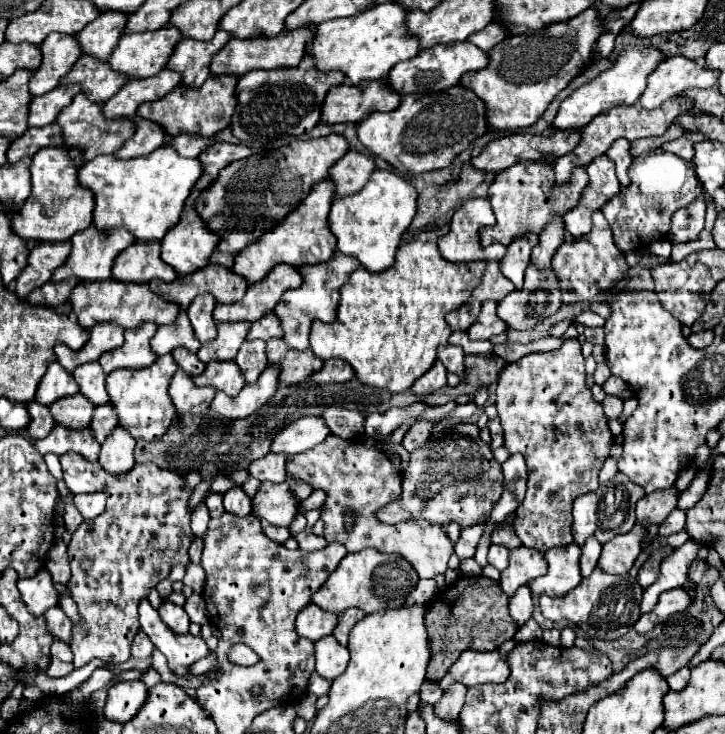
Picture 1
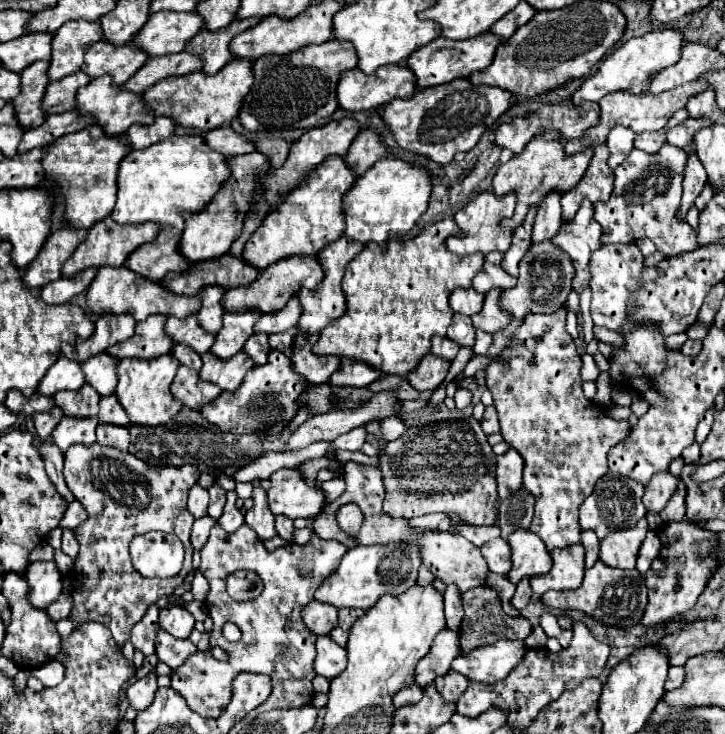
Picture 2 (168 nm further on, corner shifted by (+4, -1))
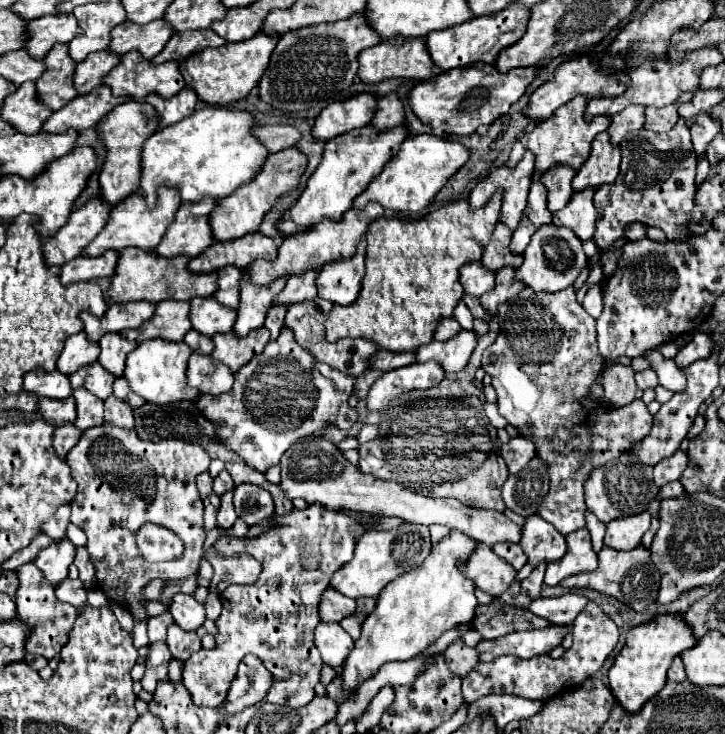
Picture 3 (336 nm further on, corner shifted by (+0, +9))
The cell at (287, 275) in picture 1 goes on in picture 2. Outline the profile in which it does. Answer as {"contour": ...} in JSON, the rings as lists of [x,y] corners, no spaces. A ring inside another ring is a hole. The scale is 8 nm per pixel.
{"contour":[[[298,255],[294,259],[282,259],[278,263],[274,263],[272,267],[266,267],[266,271],[260,271],[258,279],[248,285],[248,287],[234,287],[230,291],[224,293],[222,297],[222,307],[224,311],[258,311],[262,315],[268,315],[268,313],[276,313],[278,309],[282,309],[290,299],[292,295],[296,295],[302,287],[316,287],[324,277],[324,271],[318,263],[316,257],[306,257],[306,255]]]}

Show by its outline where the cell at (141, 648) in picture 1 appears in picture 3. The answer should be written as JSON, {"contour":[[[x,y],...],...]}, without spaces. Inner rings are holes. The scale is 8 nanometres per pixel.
{"contour":[[[166,611],[158,617],[152,617],[146,621],[148,623],[148,635],[150,635],[150,643],[156,643],[156,641],[166,641],[166,629],[168,625],[174,623],[172,615]]]}

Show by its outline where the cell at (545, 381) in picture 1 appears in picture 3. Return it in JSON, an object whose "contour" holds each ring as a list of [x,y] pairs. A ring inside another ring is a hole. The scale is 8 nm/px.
{"contour":[[[524,287],[516,297],[504,301],[498,309],[498,319],[500,333],[484,351],[482,369],[492,377],[492,387],[498,393],[500,415],[514,425],[520,435],[534,441],[538,457],[548,463],[550,491],[540,503],[538,515],[552,523],[562,535],[568,535],[574,529],[584,527],[584,481],[592,469],[606,465],[610,459],[616,459],[620,453],[630,451],[638,441],[642,441],[642,437],[650,433],[654,417],[640,399],[634,399],[622,409],[610,409],[610,415],[600,403],[590,399],[590,383],[602,373],[604,361],[598,353],[596,319],[584,311],[584,307],[576,301],[576,295],[534,293]]]}

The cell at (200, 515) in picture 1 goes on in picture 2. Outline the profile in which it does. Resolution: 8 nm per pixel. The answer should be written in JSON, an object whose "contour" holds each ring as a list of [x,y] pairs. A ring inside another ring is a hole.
{"contour":[[[194,485],[188,495],[188,511],[194,515],[194,519],[200,519],[206,515],[208,509],[208,491],[200,485]]]}

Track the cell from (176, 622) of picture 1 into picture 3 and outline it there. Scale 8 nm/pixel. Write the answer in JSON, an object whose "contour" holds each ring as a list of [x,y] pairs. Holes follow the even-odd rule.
{"contour":[[[178,593],[170,605],[170,613],[174,621],[184,629],[184,631],[196,631],[202,627],[206,621],[206,611],[204,605],[198,603],[192,595],[182,595]]]}

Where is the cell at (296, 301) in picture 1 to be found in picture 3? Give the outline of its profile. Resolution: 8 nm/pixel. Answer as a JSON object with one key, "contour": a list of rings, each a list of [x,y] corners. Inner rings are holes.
{"contour":[[[362,239],[356,253],[346,261],[334,261],[334,265],[324,265],[318,279],[318,295],[338,305],[352,305],[360,293],[360,283],[364,277],[364,251],[366,241]]]}

